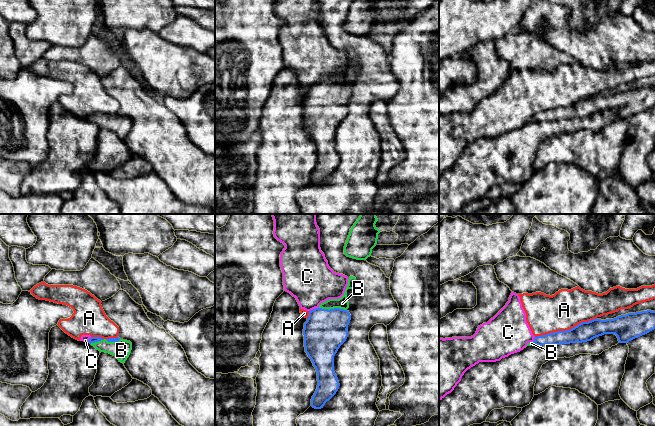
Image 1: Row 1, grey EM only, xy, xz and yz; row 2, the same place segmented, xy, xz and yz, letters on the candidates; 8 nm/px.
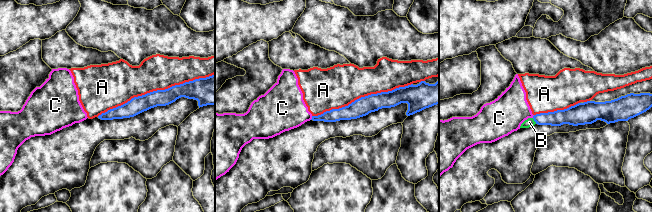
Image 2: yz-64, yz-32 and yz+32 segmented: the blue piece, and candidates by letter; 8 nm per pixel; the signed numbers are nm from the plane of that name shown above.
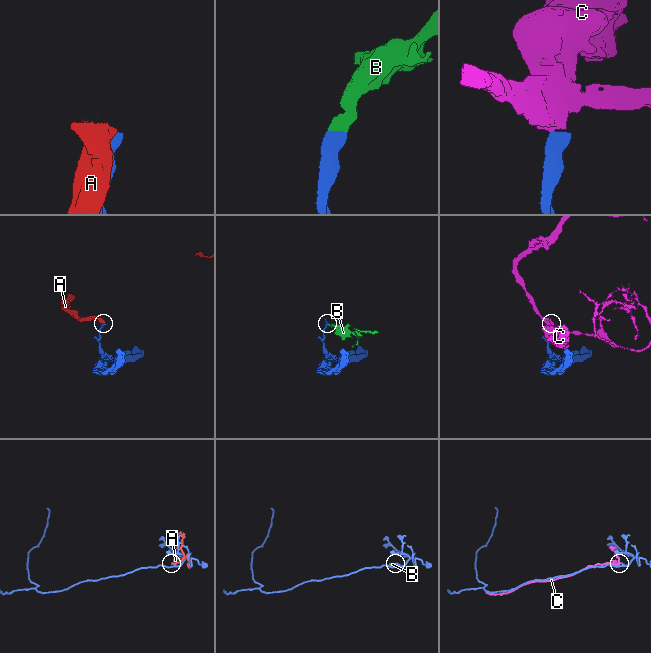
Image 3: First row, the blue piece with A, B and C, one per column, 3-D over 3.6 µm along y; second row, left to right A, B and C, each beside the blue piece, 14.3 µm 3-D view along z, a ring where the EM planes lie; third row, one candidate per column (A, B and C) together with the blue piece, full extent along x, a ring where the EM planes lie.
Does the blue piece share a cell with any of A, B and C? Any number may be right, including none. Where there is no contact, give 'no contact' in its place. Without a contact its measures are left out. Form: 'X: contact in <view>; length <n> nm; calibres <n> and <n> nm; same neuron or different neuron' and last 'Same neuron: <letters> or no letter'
A: contact in yz; length 500 nm; calibres 160 and 320 nm; different neuron
B: contact in xy; length 260 nm; calibres 50 and 150 nm; same neuron
C: contact in xz; length 90 nm; calibres 340 and 380 nm; different neuron
Same neuron: B

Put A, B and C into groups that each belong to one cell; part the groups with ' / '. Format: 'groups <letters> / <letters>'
groups A C / B

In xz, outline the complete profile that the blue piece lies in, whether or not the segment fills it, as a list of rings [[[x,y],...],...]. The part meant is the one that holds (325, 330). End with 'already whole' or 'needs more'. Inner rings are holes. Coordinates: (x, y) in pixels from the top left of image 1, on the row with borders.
[[[350,276],[344,295],[339,299],[329,299],[321,303],[318,308],[309,311],[308,319],[304,323],[303,335],[305,352],[311,359],[317,372],[318,385],[311,399],[311,406],[315,409],[323,408],[325,403],[329,401],[339,389],[340,384],[334,372],[334,356],[348,337],[347,329],[351,315],[347,310],[349,308],[347,290],[355,289],[356,287],[356,278]]]; needs more

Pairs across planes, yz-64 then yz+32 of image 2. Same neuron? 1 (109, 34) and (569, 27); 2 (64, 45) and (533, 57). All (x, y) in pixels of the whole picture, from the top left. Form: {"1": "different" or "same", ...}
{"1": "different", "2": "same"}

